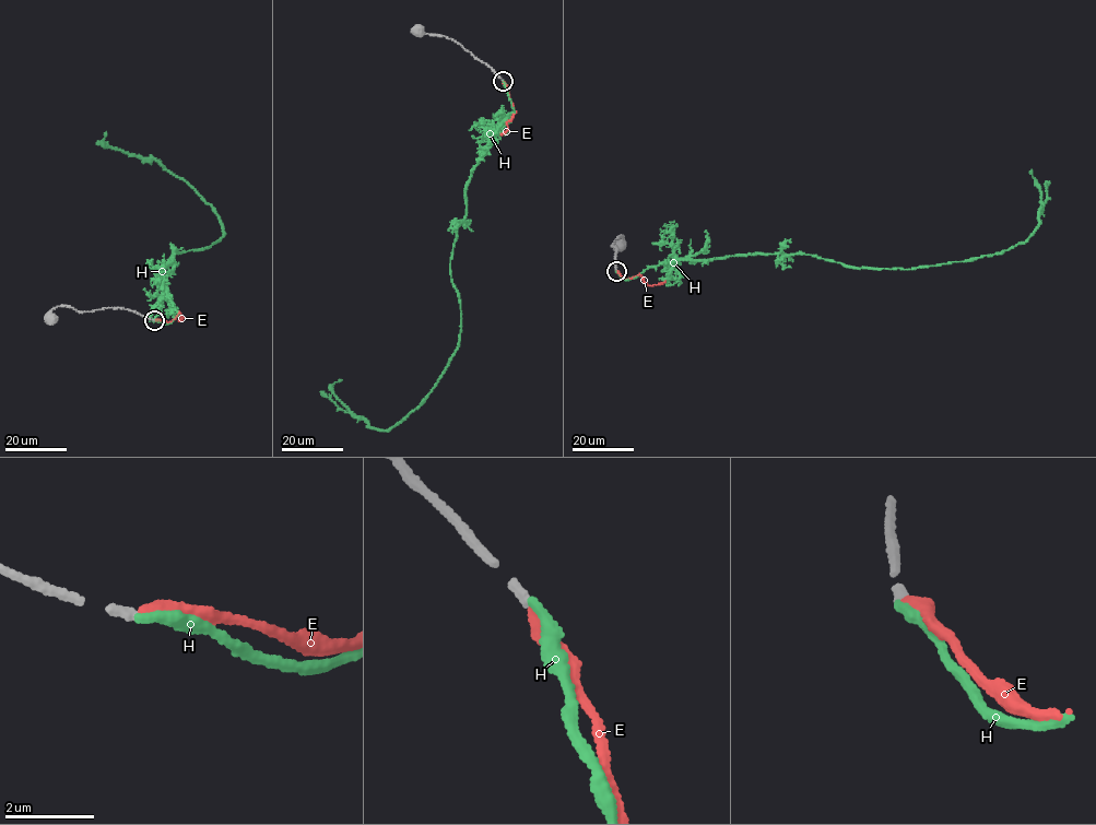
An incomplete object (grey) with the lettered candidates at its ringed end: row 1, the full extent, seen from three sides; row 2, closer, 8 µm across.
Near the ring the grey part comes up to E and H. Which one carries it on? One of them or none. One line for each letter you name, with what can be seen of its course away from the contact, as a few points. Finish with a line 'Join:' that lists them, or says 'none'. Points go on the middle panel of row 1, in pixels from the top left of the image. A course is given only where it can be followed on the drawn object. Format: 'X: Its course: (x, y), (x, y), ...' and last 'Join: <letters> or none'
H: Its course: (503, 80), (514, 112), (472, 172), (450, 259), (458, 348), (386, 431), (338, 399), (341, 380)
Join: H

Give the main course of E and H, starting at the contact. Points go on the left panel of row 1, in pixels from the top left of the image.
E: (154, 320), (168, 322), (179, 313), (179, 320), (183, 318), (178, 313)
H: (154, 320), (178, 313), (160, 278), (169, 259), (225, 233), (188, 184), (103, 143), (106, 131)

